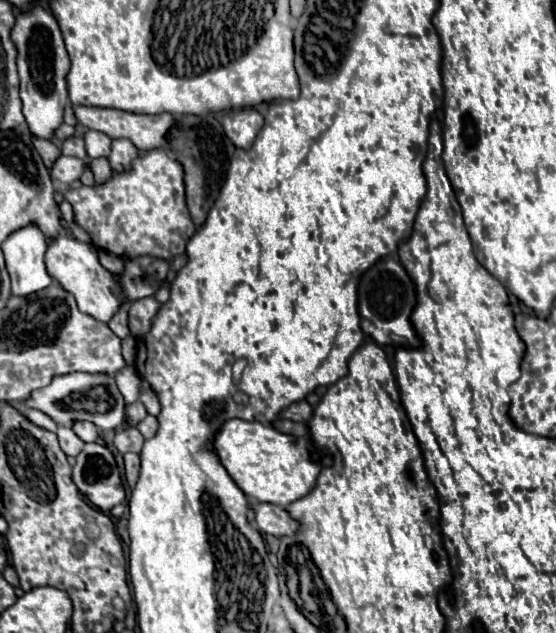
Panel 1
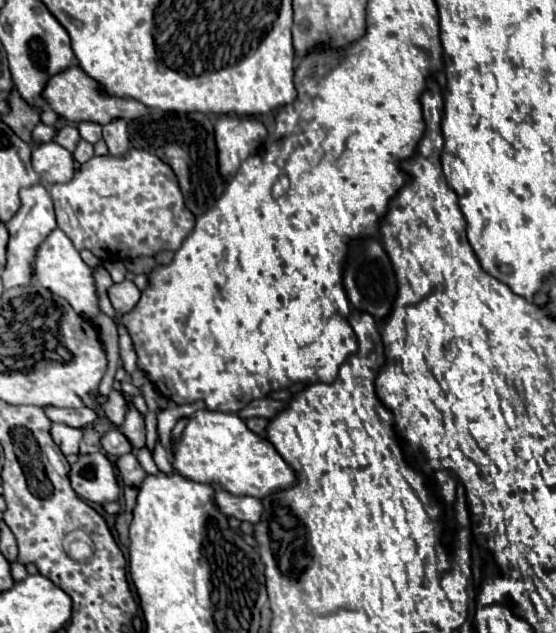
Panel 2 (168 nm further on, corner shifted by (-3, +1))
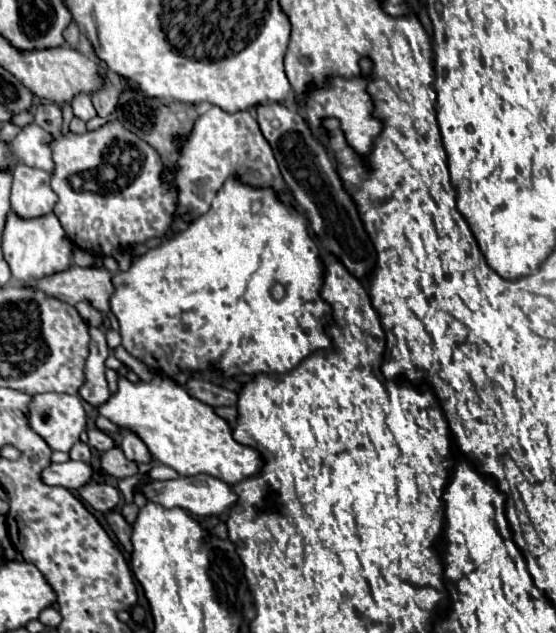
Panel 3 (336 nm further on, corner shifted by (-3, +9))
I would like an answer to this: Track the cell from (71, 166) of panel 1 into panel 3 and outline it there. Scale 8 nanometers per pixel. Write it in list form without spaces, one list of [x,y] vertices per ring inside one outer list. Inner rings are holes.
[[[29,123],[29,125],[21,127],[19,135],[9,143],[9,147],[11,147],[15,159],[19,159],[21,163],[51,173],[55,165],[51,161],[51,149],[49,149],[47,141],[51,141],[51,135],[45,129],[41,129],[39,125]]]

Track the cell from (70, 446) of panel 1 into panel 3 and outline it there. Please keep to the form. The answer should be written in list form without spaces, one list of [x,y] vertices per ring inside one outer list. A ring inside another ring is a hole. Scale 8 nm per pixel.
[[[39,393],[39,395],[31,395],[27,421],[29,421],[29,427],[39,437],[43,437],[53,451],[69,451],[79,441],[79,435],[85,431],[85,409],[77,395]]]

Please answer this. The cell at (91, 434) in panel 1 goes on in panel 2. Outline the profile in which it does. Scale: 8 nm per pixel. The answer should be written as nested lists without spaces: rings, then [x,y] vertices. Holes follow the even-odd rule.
[[[45,407],[45,415],[53,423],[65,423],[69,427],[85,427],[95,421],[95,413],[89,407],[79,407],[79,409],[57,409],[57,407]]]

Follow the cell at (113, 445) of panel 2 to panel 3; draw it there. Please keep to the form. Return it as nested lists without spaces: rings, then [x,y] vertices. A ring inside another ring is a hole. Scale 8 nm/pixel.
[[[89,429],[87,431],[87,443],[89,443],[89,447],[93,447],[93,449],[97,449],[97,451],[107,451],[107,449],[111,449],[115,443],[113,443],[113,439],[109,437],[109,435],[105,435],[103,431],[99,431],[99,429]]]

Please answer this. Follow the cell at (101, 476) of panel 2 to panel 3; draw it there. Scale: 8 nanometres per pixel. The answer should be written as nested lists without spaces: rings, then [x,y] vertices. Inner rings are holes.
[[[65,461],[57,465],[49,465],[41,471],[41,481],[45,485],[59,485],[69,491],[79,489],[93,477],[93,467],[83,461]]]

